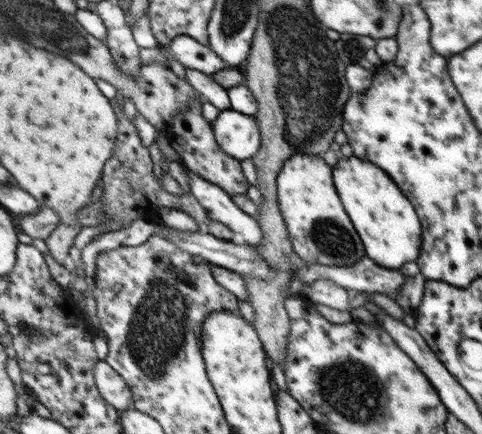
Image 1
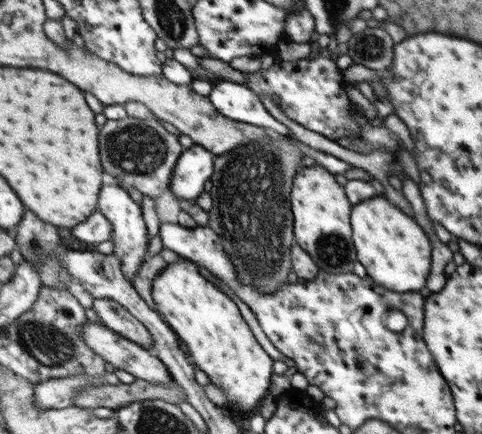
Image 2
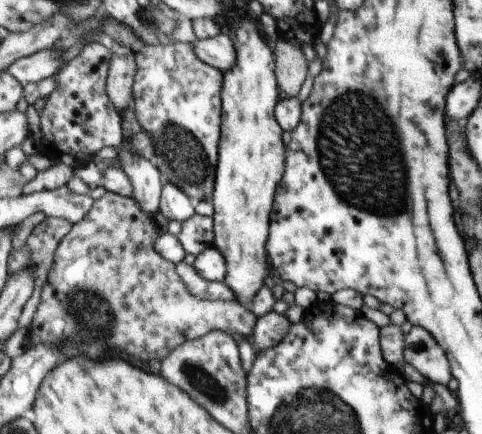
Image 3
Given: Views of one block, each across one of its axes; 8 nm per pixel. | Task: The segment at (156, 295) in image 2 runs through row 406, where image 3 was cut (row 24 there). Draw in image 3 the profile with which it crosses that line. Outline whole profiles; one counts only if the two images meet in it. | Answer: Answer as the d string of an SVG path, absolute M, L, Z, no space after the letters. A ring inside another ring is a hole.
M242 20L236 26L236 32L232 36L232 42L237 52L237 63L223 73L221 137L215 185L211 197L214 207L212 218L215 239L213 247L222 254L227 266L223 281L232 290L235 300L242 305L252 302L256 293L265 285L265 278L272 275L266 241L269 235L271 212L275 204L276 189L281 186L286 162L286 146L282 141L284 130L275 119L275 106L282 96L275 75L275 56L272 45L260 34L259 26L257 22Z

